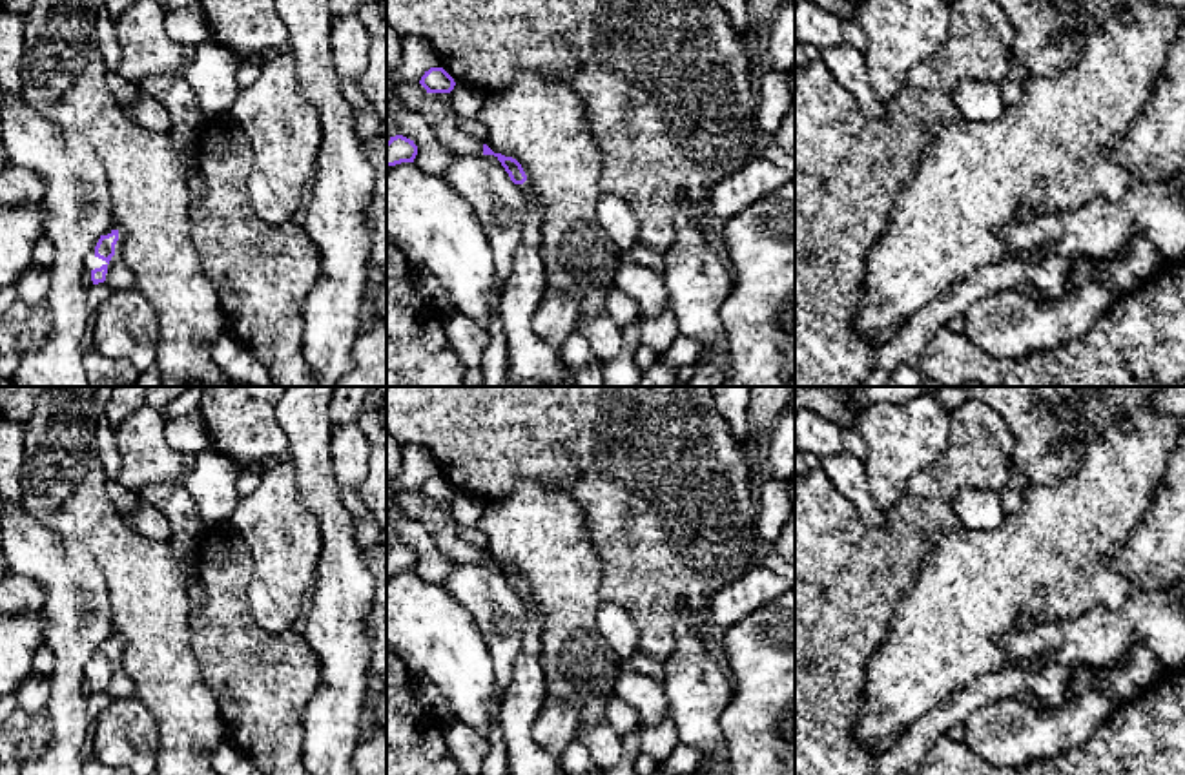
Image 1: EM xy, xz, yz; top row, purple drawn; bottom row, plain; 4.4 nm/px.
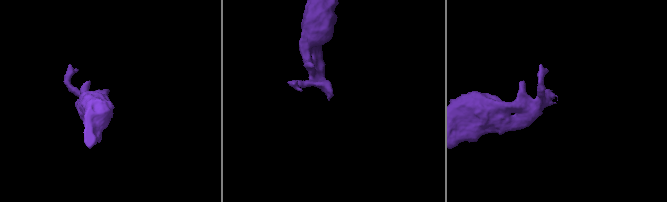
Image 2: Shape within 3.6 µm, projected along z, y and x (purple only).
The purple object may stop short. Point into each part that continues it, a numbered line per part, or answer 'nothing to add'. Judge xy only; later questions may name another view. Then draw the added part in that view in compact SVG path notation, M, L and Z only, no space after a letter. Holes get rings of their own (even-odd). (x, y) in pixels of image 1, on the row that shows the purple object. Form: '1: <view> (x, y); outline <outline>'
1: xy (92, 261); outline M113 222L102 235L108 235L108 233L111 233L113 230L118 232L118 241L117 241L117 244L115 244L115 255L111 257L109 263L98 259L98 257L95 255L95 246L97 246L97 243L98 243L98 241L97 241L97 243L93 244L93 248L89 250L89 253L86 255L86 261L84 261L84 275L86 275L86 277L91 279L91 272L93 272L95 268L100 268L102 264L108 266L108 274L109 274L111 266L113 266L117 261L120 261L122 244L124 244L124 239L126 239L126 230L124 230L124 226ZM106 274L106 279L108 279L108 274Z

